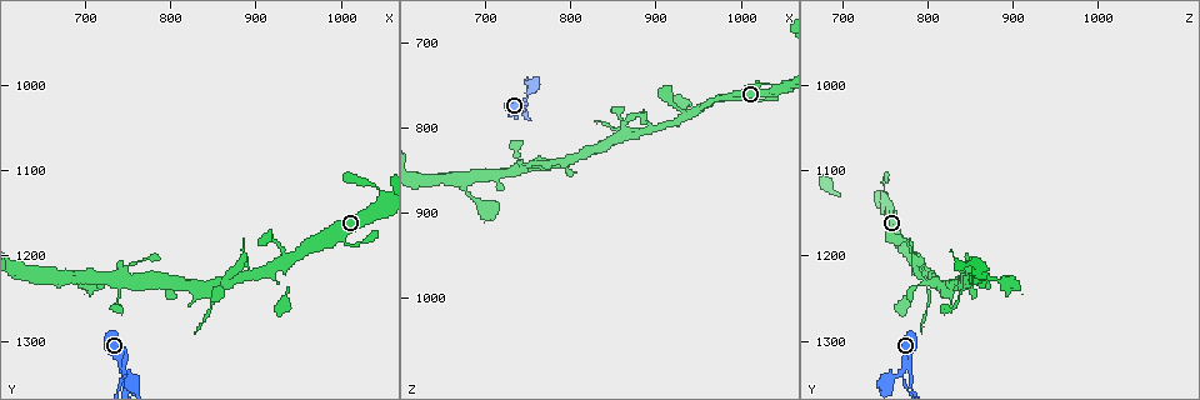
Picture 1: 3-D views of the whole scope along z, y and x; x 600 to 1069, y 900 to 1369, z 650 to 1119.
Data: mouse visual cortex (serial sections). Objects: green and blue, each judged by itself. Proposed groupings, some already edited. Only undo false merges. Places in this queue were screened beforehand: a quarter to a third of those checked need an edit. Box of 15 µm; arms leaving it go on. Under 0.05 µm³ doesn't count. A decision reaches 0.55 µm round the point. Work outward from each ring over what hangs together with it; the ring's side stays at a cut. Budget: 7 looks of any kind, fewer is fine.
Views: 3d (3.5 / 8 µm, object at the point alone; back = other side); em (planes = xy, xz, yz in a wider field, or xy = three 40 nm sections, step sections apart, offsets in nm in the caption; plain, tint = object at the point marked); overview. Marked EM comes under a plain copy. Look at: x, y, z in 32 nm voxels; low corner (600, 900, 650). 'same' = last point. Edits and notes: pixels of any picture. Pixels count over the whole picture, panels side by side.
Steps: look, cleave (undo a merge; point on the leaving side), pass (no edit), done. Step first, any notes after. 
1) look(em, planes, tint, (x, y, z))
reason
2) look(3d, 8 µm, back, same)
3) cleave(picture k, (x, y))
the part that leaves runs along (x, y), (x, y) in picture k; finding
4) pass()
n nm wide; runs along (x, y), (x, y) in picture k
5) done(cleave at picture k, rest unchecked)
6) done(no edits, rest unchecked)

look(3d, 3.5 µm, back, (1040, 1120, 750))
sharp bend

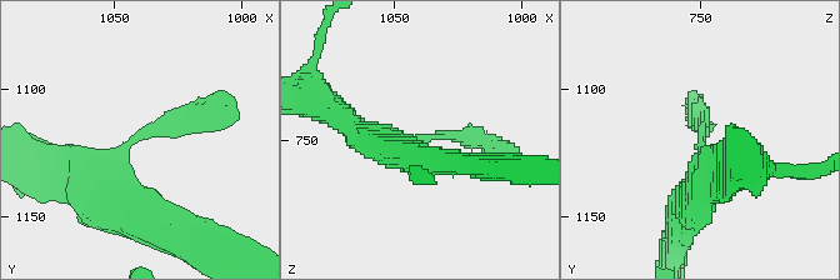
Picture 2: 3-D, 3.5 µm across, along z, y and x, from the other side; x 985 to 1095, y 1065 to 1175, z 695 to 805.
look(em, xy, step 3, tint, (1041, 1119, 750))
arms of 250, 400 nm

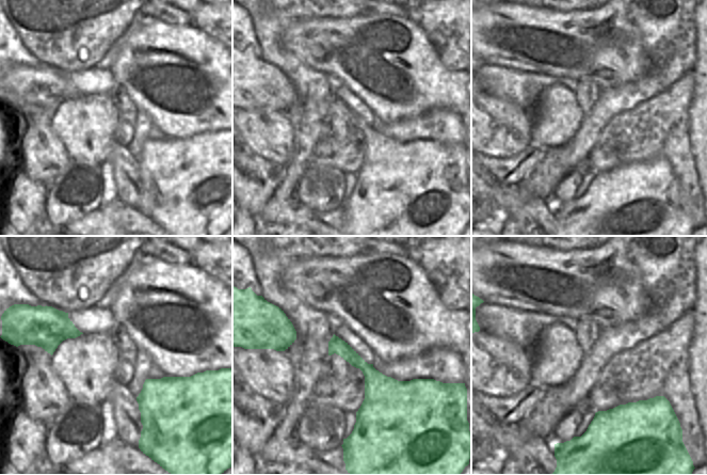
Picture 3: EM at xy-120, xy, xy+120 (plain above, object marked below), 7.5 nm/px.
look(em, xy, step 5, tint, same)
cut it another way

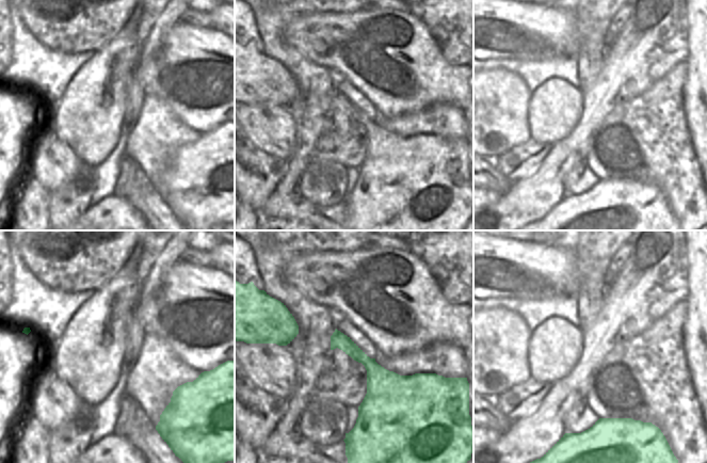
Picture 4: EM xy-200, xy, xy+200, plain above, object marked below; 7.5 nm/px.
pass()
150 nm wide; runs along (681, 204), (701, 165), (695, 108) in picture 2; one cell here

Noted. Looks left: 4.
look(3d, 3.5 µm, (860, 1235, 810))
thin arm on a thick one

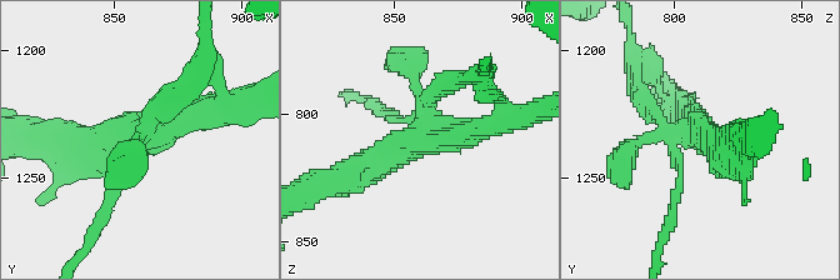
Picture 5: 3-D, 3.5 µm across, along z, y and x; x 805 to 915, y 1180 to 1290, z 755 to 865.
look(em, xy, step 3, tint, (864, 1232, 810))

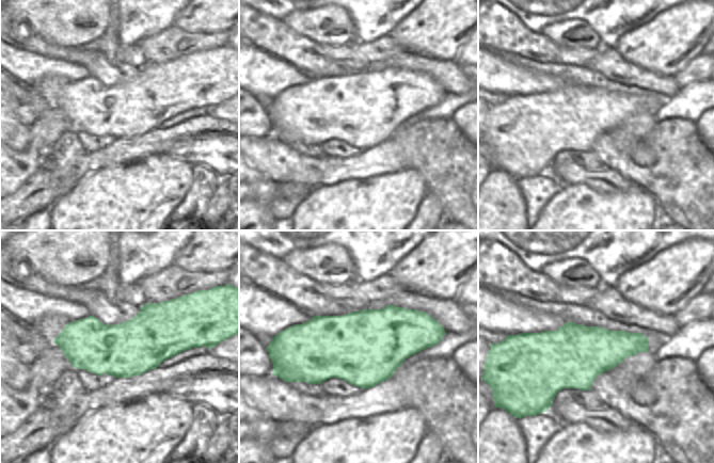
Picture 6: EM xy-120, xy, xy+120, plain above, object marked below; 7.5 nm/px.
cleave(picture 5, (184, 83))
the part that leaves runs along (216, 83), (201, 71), (205, 33) in picture 5; two cells meet here

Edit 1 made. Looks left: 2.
look(em, xy, step 5, tint, (675, 1225, 855))
two arms in line, one across

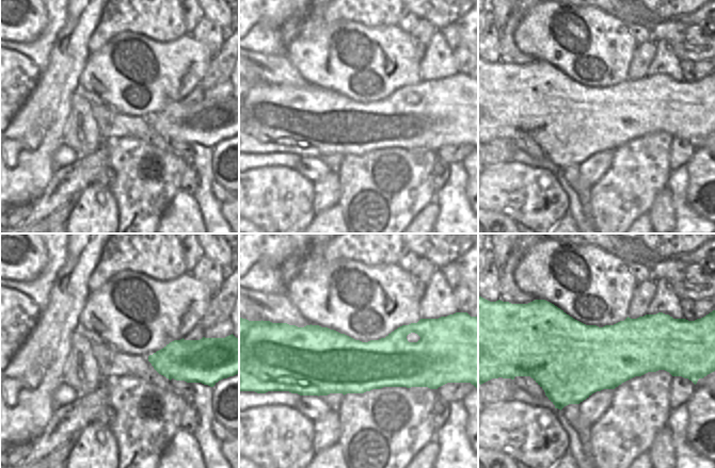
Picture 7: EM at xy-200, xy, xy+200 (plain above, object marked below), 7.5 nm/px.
look(3d, 3.5 µm, same)
see where the arms go

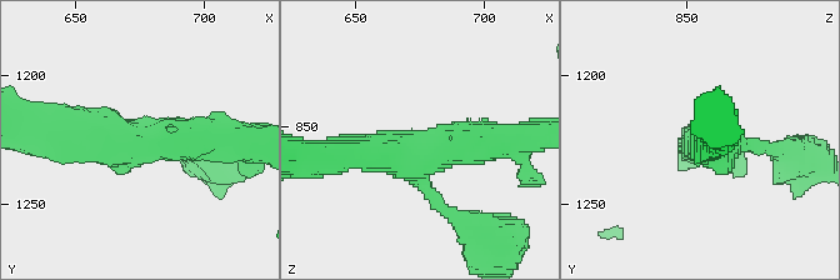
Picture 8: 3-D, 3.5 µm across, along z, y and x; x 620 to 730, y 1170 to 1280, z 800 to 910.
pass()
arms of 150, 400, 450 nm; runs along (503, 141), (333, 154) in picture 8; one cell here

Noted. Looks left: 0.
done(cleave at picture 5, rest unchecked)

